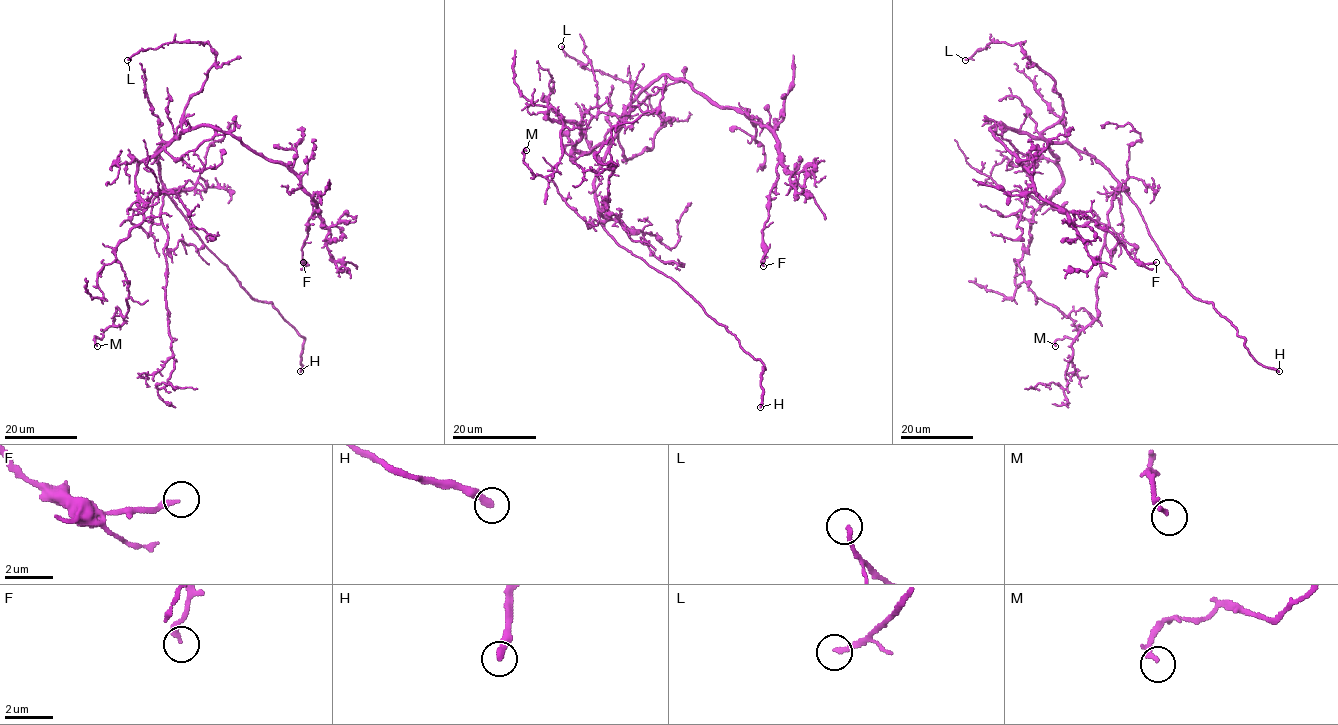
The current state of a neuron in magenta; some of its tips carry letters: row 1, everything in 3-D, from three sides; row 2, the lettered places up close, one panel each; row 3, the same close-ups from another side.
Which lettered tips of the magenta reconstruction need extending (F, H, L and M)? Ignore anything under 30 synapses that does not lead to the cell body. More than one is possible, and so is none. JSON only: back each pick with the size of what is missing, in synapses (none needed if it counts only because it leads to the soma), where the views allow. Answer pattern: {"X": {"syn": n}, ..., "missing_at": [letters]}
{"missing_at": ["H"]}

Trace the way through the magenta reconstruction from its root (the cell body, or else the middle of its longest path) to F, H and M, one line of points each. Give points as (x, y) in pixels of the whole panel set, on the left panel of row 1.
F: (163, 142), (211, 125), (265, 158), (283, 162), (315, 200), (303, 262)
H: (163, 142), (156, 158), (166, 193), (200, 241), (252, 297), (271, 302), (304, 338), (300, 371)
M: (163, 142), (168, 144), (135, 174), (144, 220), (115, 250), (128, 311), (120, 326), (94, 338), (97, 346)

